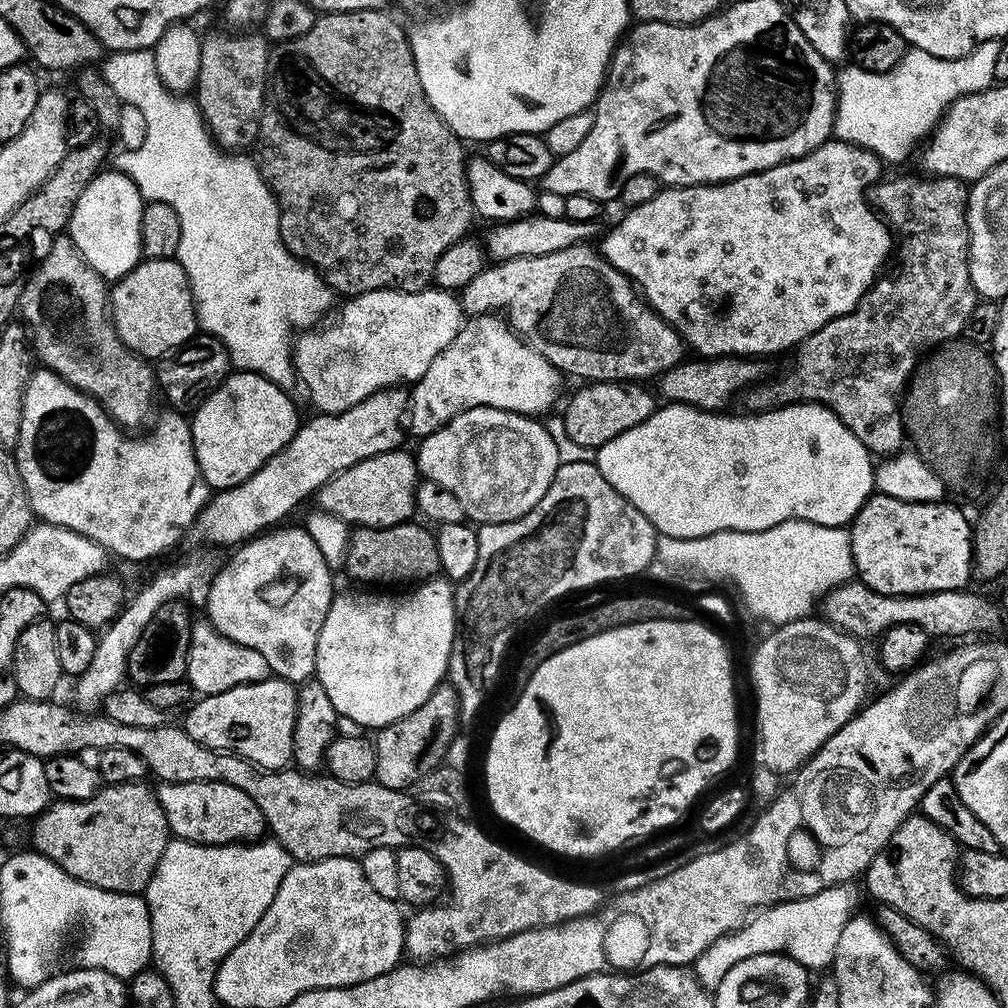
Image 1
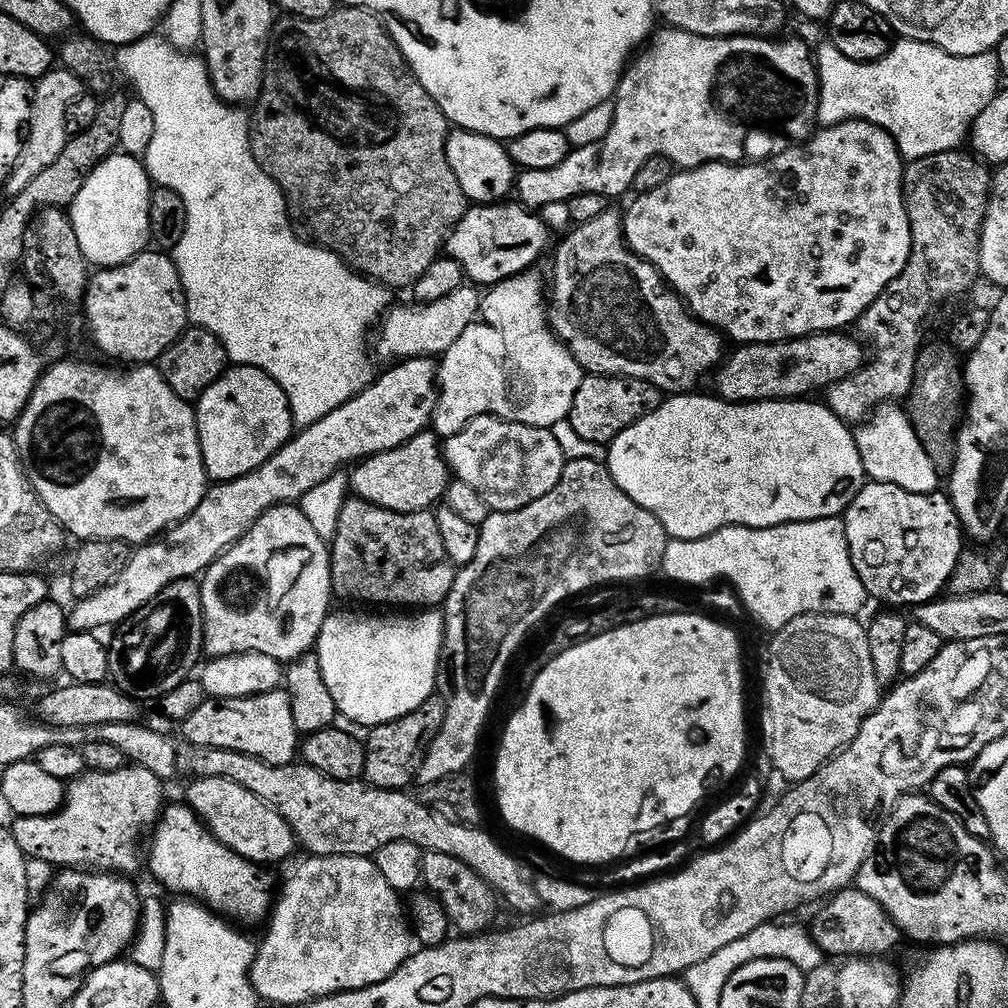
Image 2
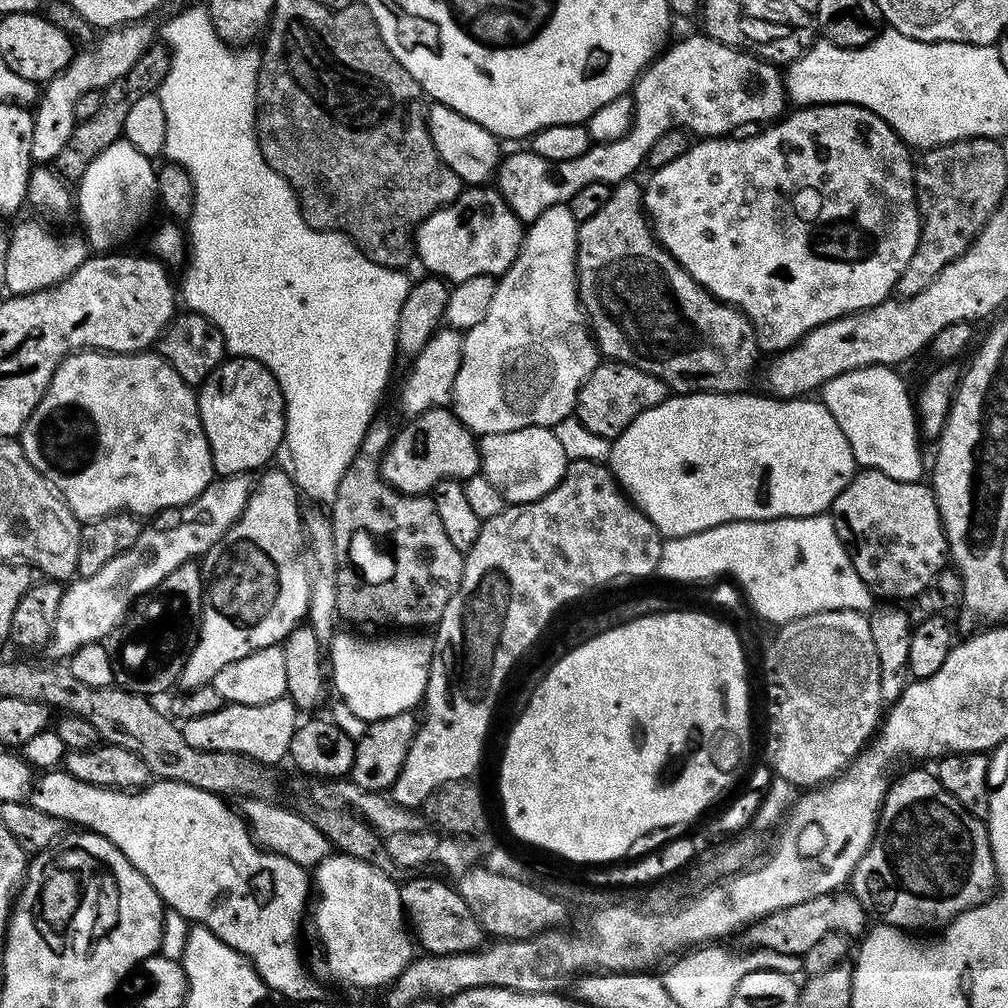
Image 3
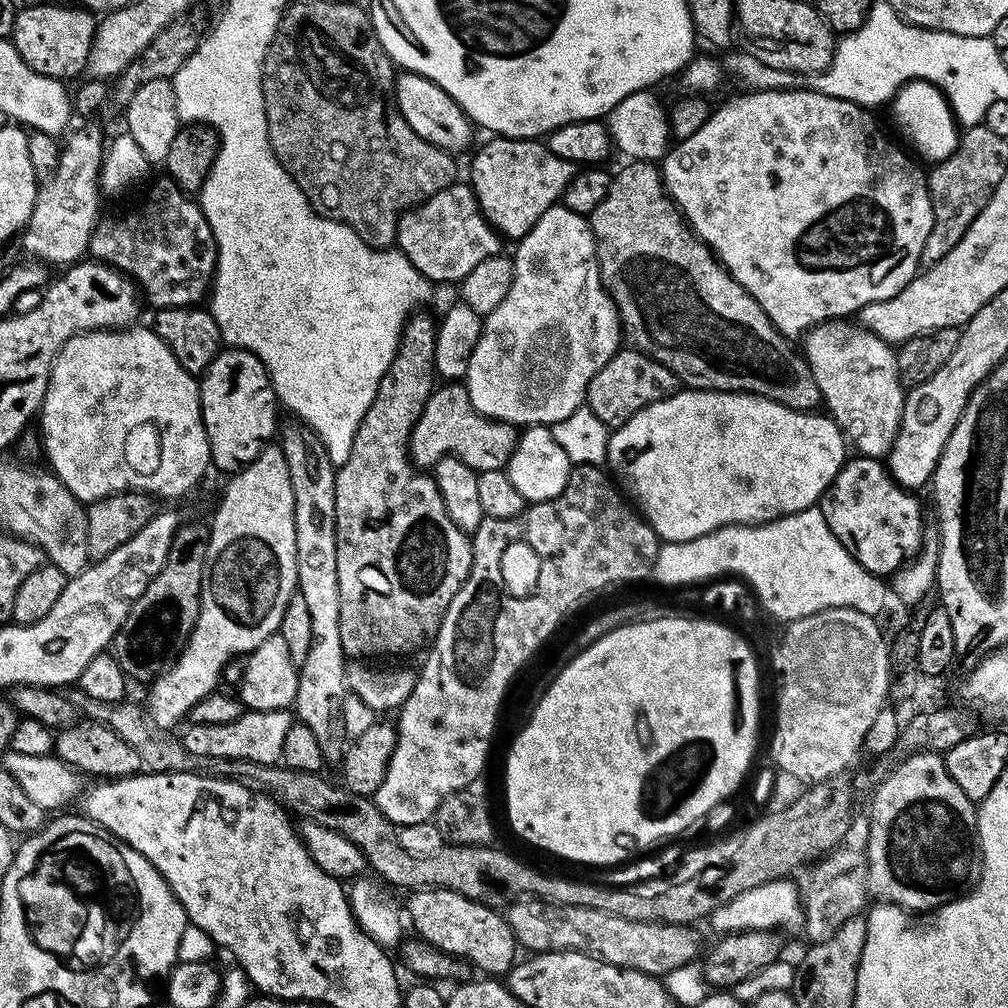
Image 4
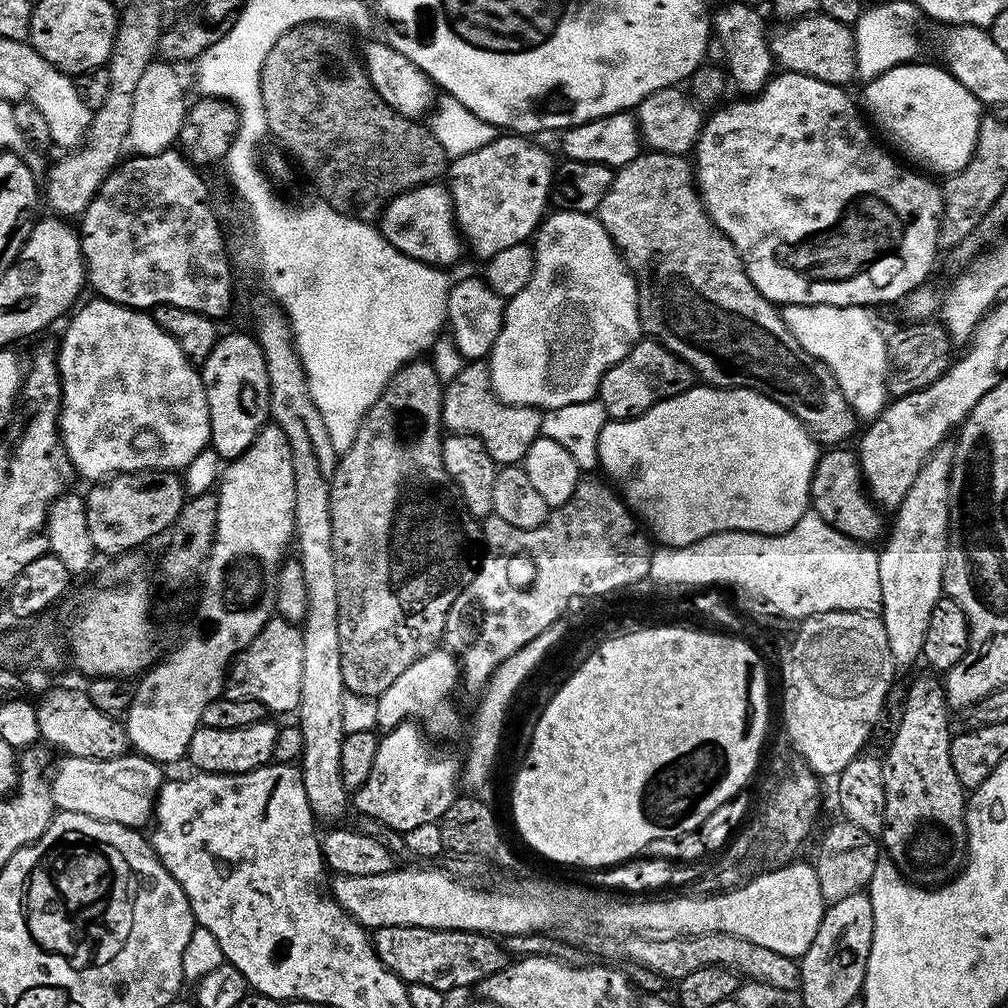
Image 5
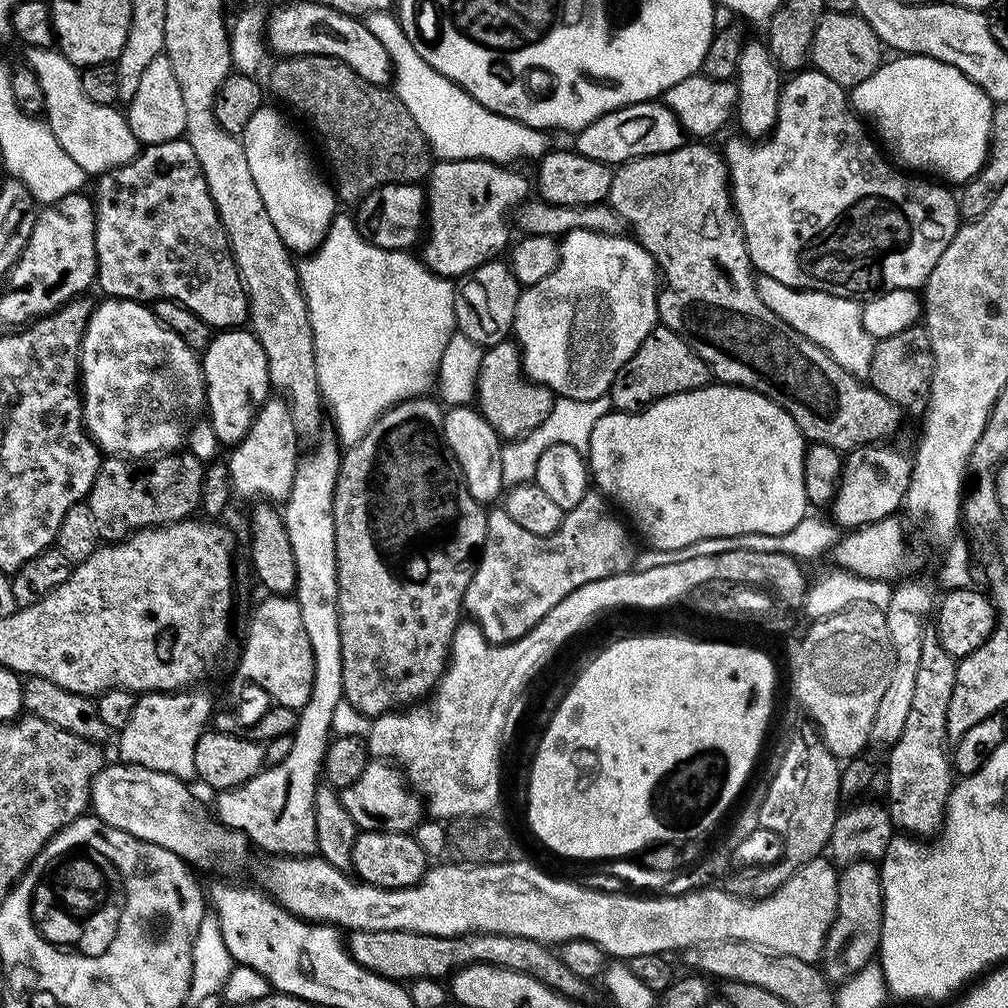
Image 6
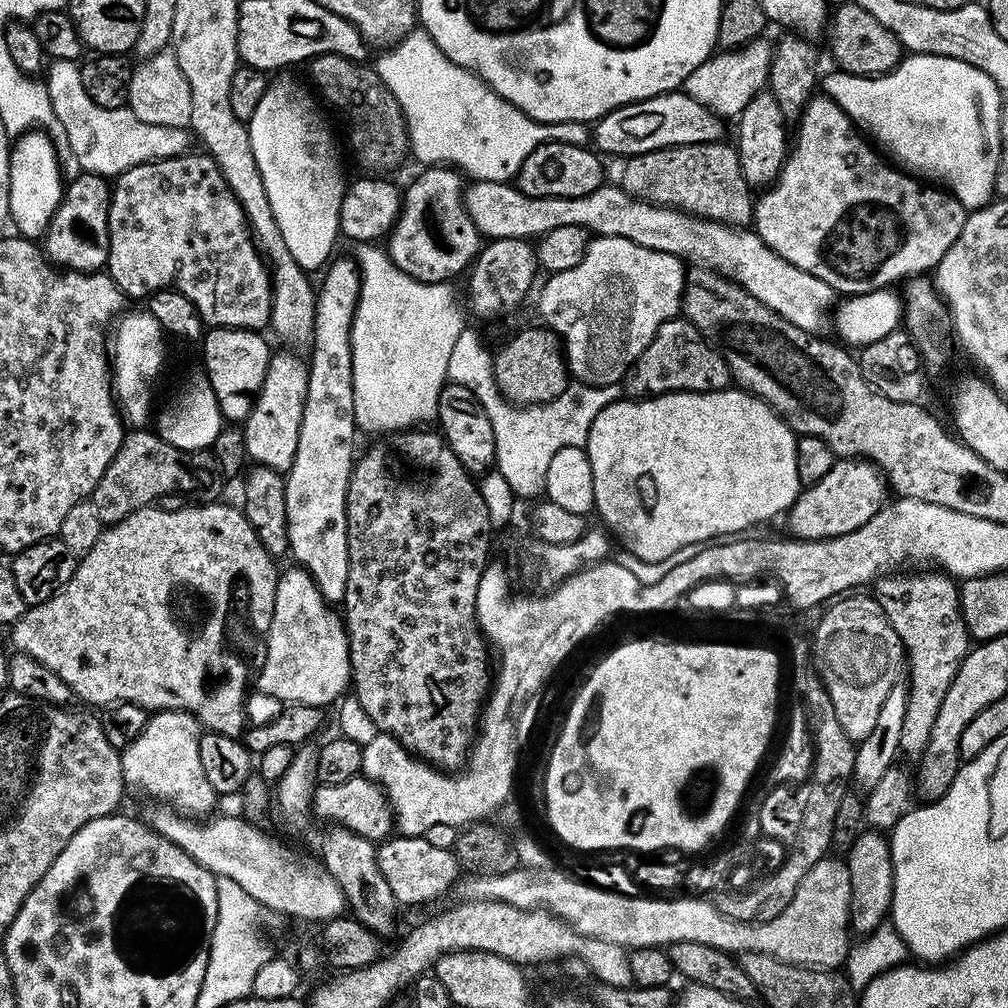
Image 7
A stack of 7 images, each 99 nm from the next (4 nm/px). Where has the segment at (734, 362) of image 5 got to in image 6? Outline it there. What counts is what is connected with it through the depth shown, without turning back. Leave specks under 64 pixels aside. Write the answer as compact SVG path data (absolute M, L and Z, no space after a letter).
M685 142L681 148L675 148L669 152L639 156L626 161L625 164L615 165L612 174L607 203L619 214L621 221L627 227L628 224L632 227L630 232L634 239L656 259L656 267L662 277L660 297L656 299L658 314L660 315L659 323L663 327L674 330L682 337L691 338L693 341L705 340L708 344L697 343L695 349L698 358L702 358L708 364L708 369L712 371L713 377L721 384L734 384L738 388L754 390L758 394L770 397L776 404L783 406L786 414L790 414L790 418L798 426L798 430L805 441L813 444L825 444L831 448L841 450L851 450L860 448L863 444L884 442L892 438L888 436L892 436L896 432L896 415L898 415L896 405L890 403L886 398L882 398L882 394L878 394L873 390L871 384L863 379L851 376L849 372L844 372L842 366L838 366L838 362L834 362L834 358L830 358L830 354L826 354L826 350L822 350L817 344L810 342L802 334L798 334L798 330L794 330L789 324L782 322L778 318L778 314L774 314L774 310L770 310L770 306L766 306L766 302L762 302L762 298L758 298L756 276L746 250L746 238L742 230L742 222L738 218L736 209L732 207L732 189L728 182L728 166L724 163L723 155L717 149L715 152L708 144L711 143Z

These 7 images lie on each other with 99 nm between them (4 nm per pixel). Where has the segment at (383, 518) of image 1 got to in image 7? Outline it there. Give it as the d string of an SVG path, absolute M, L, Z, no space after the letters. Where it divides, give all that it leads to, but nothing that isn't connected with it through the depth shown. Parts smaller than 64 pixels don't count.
M547 327L524 328L500 349L495 349L492 369L496 384L506 399L517 406L545 404L570 387L568 361L559 336Z

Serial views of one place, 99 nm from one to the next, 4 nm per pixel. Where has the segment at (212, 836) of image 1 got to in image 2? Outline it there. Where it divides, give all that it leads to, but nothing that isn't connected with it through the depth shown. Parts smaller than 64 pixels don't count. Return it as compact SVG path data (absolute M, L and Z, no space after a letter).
M201 776L191 783L186 797L188 807L196 811L200 823L214 834L214 838L218 838L218 842L242 858L253 864L273 866L279 860L286 859L292 851L297 851L296 835L292 833L286 818L258 798L258 794L250 794L246 786L238 786L238 782L225 776Z

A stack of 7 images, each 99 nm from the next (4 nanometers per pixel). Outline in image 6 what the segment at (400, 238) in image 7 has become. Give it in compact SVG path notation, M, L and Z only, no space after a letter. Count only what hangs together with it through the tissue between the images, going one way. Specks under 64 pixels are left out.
M440 160L433 163L431 170L428 172L426 181L426 235L422 240L422 249L424 248L424 256L422 255L422 263L435 272L438 276L446 276L449 278L459 278L472 272L478 266L482 266L488 260L495 260L501 255L500 251L507 249L510 244L508 240L508 224L510 228L510 213L517 206L524 203L530 196L530 180L523 176L520 172L515 172L515 167L495 164L489 160Z

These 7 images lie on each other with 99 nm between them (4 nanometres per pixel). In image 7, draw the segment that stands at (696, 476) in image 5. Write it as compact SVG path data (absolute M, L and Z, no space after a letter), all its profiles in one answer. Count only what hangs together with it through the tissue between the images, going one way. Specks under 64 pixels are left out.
M729 386L723 392L668 392L665 396L616 400L606 406L602 414L598 414L598 418L594 418L586 451L590 458L590 470L594 470L595 515L598 514L604 519L603 527L615 539L617 536L621 540L619 543L624 550L633 552L648 563L662 562L662 558L670 558L670 554L674 554L674 550L682 550L682 546L703 545L729 534L740 534L743 533L740 532L743 528L752 528L763 520L772 520L779 512L780 515L787 513L802 491L796 465L796 436L792 429L767 402L736 386Z

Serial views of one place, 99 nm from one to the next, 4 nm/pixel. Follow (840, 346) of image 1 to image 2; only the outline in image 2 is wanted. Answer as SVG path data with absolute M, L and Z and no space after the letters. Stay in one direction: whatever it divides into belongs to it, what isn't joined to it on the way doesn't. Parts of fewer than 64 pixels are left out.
M960 148L905 163L904 205L910 222L910 254L906 266L854 322L859 339L870 349L870 358L854 374L828 385L826 403L839 420L859 421L876 405L899 401L912 391L912 377L918 367L916 355L921 355L925 339L924 319L939 304L962 295L980 276L980 231L992 189L992 173L979 156Z

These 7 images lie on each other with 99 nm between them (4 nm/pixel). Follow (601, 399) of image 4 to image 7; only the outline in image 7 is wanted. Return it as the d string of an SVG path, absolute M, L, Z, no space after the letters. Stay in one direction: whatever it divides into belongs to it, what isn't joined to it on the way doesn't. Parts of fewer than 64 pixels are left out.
M677 318L658 326L650 346L628 367L622 392L628 398L665 396L668 392L723 392L732 383L732 372L719 347L705 340L691 322Z

